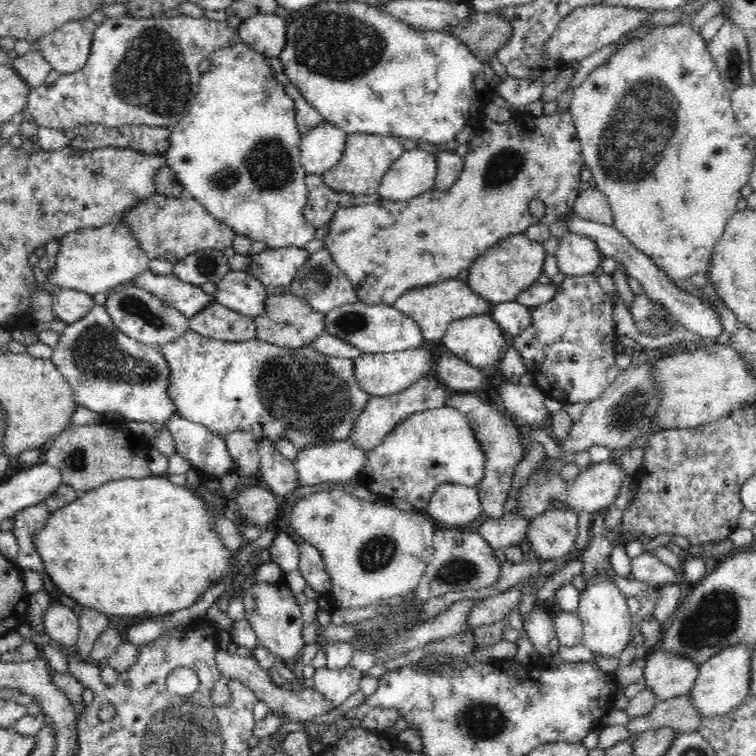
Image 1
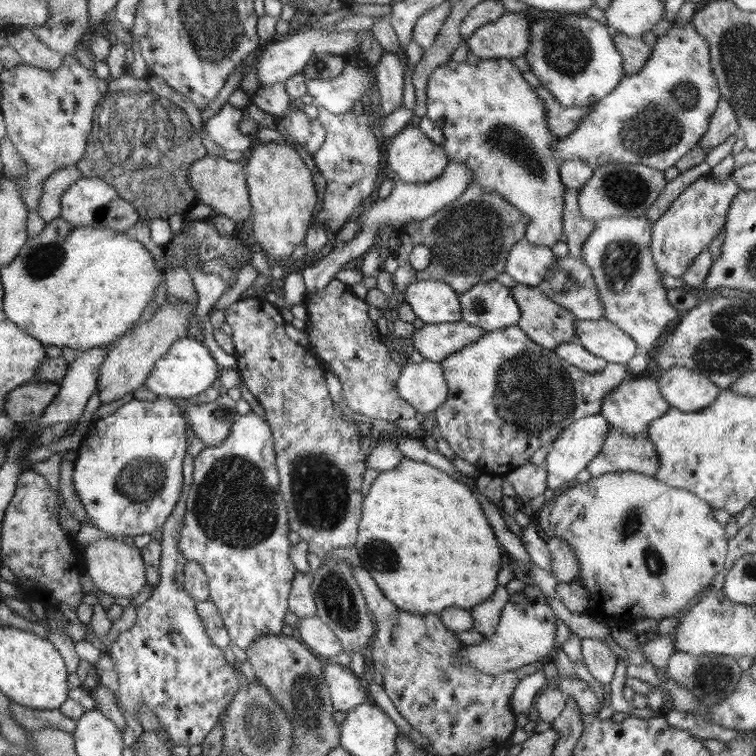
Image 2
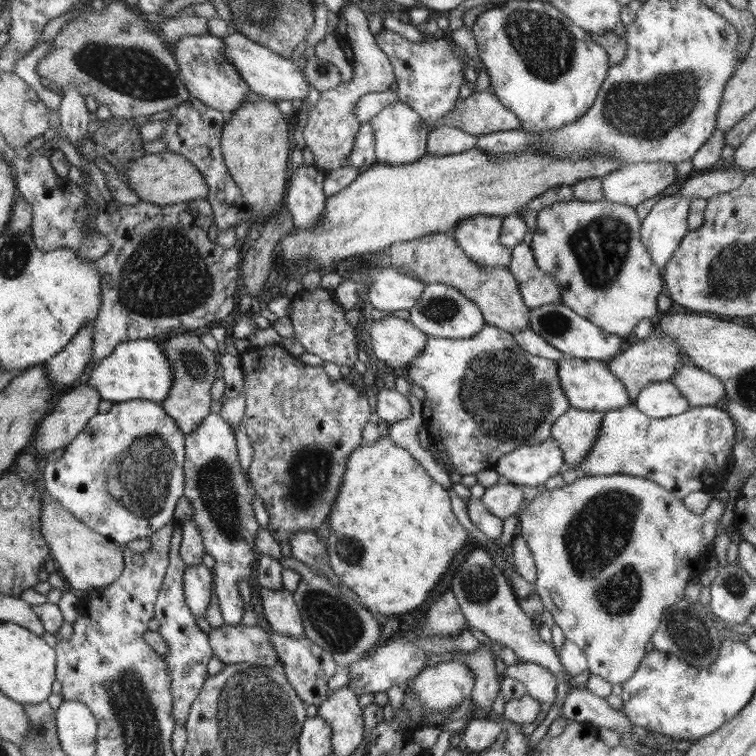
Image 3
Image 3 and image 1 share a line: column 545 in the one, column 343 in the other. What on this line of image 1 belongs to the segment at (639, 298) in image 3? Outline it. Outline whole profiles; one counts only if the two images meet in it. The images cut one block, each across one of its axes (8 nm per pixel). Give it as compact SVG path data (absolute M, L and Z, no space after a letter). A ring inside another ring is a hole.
M569 109L540 118L524 112L503 124L486 119L474 132L468 154L463 159L462 172L448 190L439 192L433 188L406 201L380 198L378 202L344 206L337 210L335 218L328 224L330 232L324 239L323 248L328 249L338 268L352 281L358 301L392 305L407 290L456 279L476 257L501 239L524 233L533 225L549 226L573 212L574 202L581 192L580 172L585 166ZM530 200L540 200L545 204L546 214L542 218L530 214Z

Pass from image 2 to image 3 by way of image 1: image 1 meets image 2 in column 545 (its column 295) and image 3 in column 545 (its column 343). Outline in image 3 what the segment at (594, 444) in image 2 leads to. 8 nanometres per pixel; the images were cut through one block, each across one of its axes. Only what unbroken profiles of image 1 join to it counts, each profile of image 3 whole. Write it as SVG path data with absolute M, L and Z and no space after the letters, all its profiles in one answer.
M548 437L540 444L522 446L504 454L495 469L502 481L520 487L540 486L565 468L564 451L556 439Z

